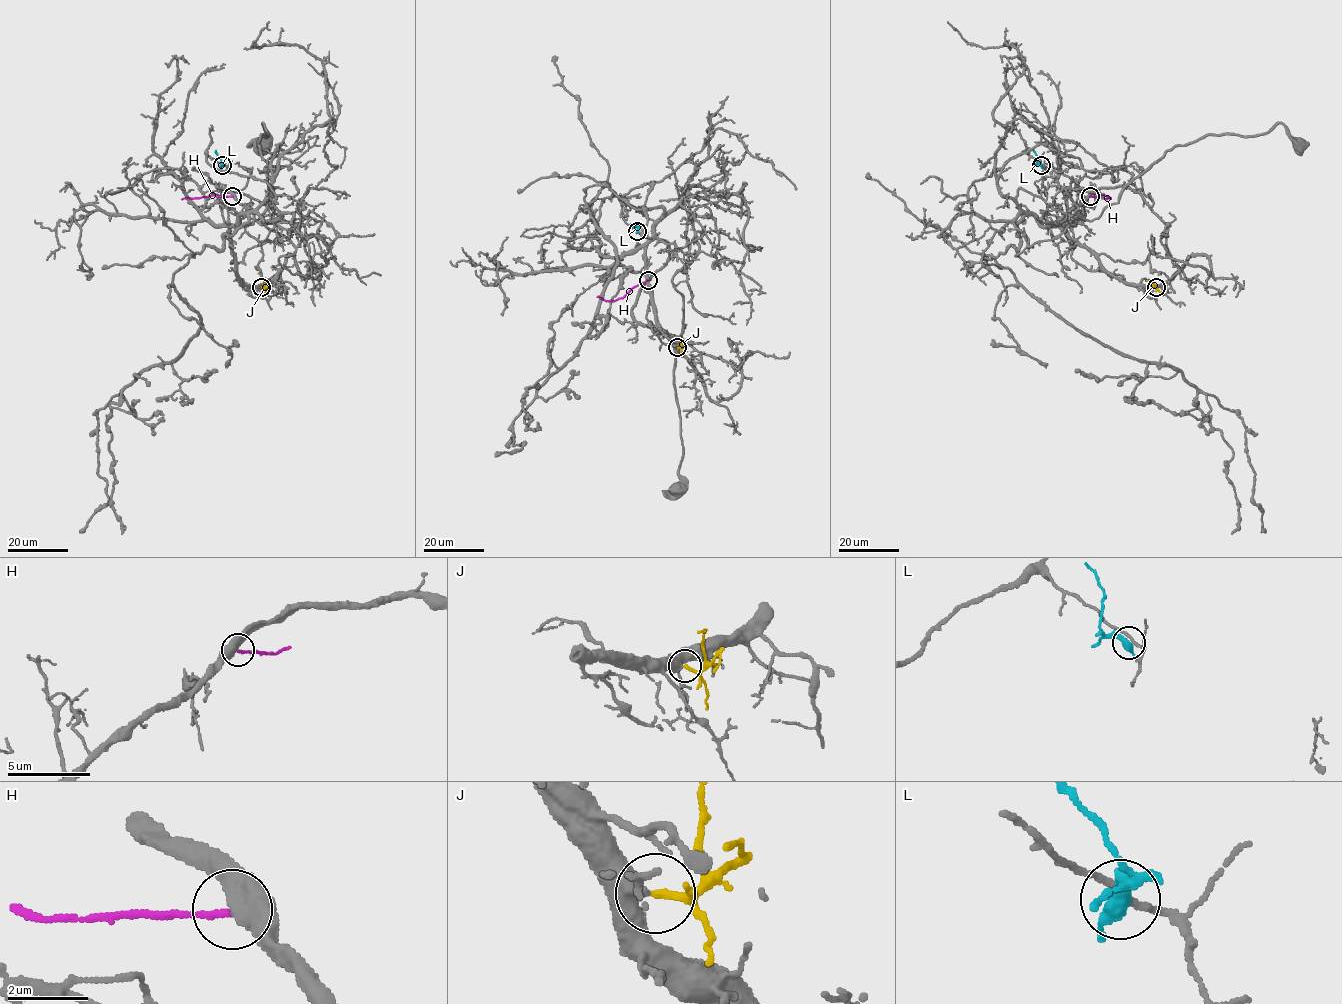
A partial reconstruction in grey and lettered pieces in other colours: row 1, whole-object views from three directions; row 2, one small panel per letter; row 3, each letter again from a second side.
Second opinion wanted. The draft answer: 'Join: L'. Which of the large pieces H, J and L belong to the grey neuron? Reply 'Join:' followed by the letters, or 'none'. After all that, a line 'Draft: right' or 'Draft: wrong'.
Join: J
Draft: wrong

